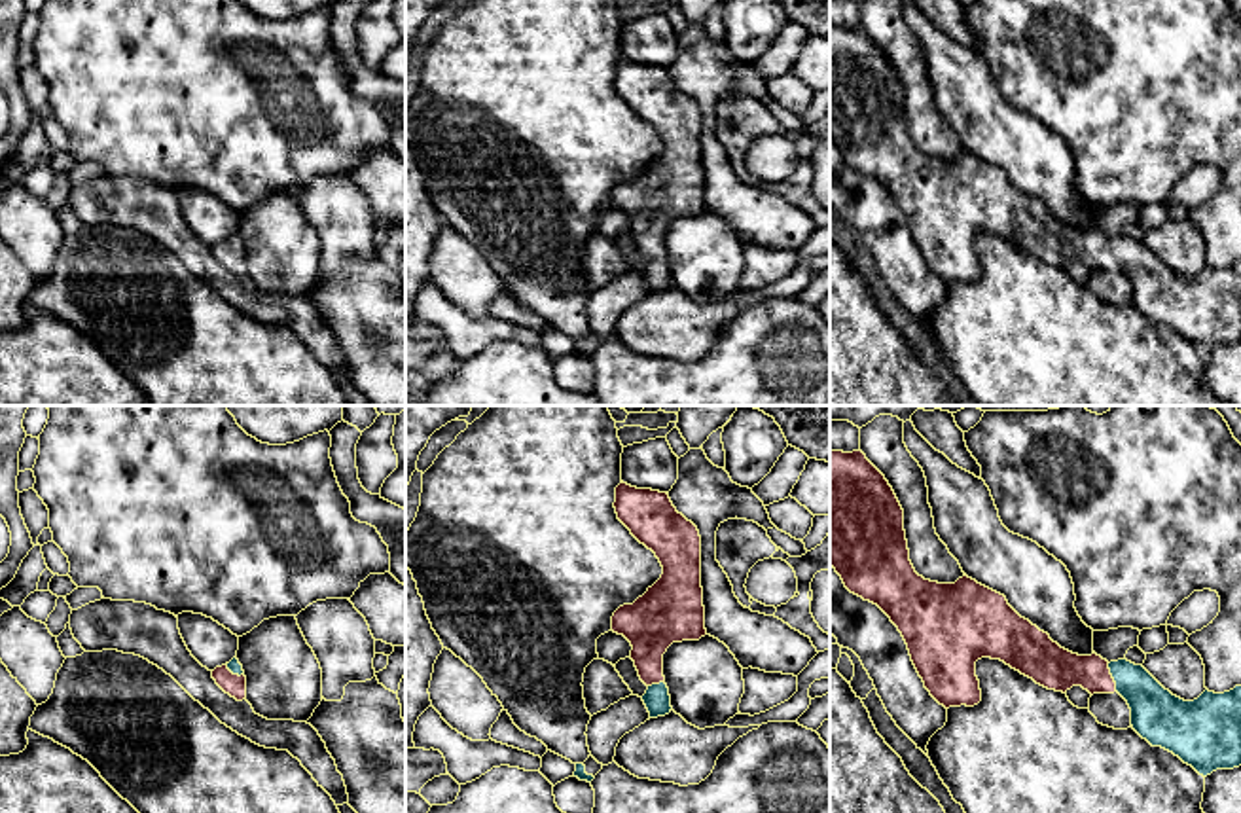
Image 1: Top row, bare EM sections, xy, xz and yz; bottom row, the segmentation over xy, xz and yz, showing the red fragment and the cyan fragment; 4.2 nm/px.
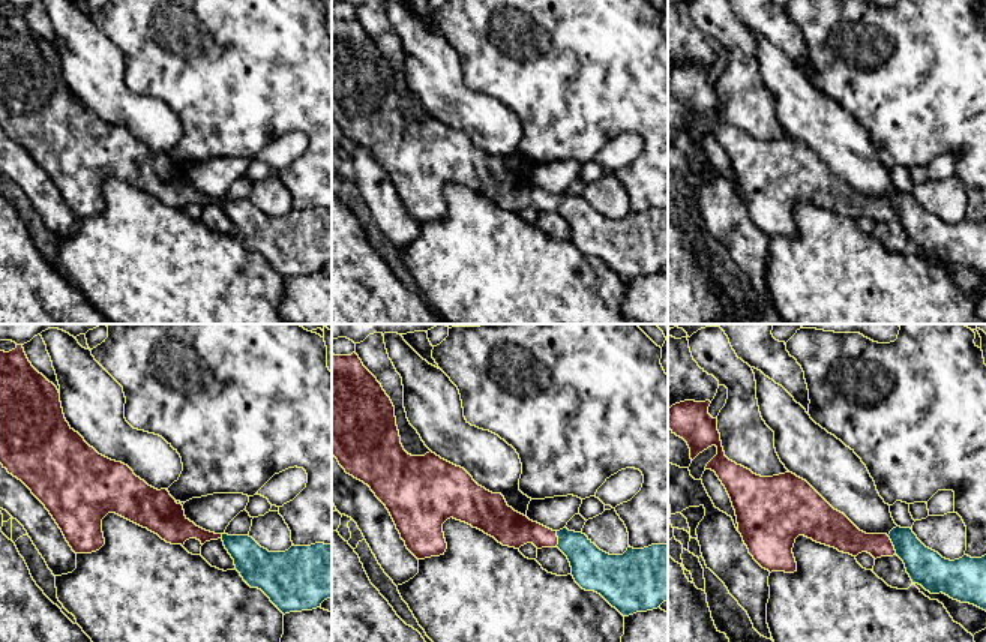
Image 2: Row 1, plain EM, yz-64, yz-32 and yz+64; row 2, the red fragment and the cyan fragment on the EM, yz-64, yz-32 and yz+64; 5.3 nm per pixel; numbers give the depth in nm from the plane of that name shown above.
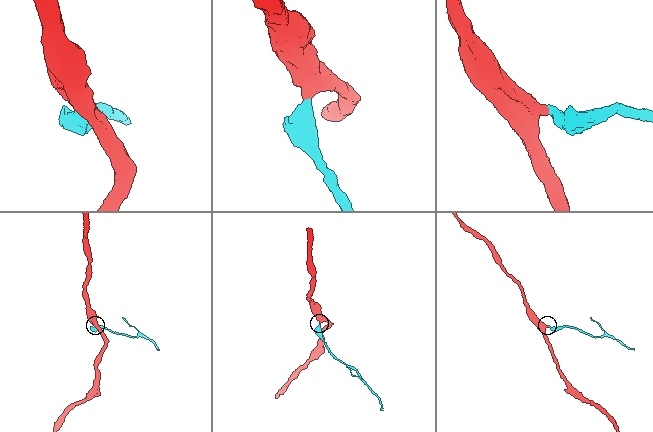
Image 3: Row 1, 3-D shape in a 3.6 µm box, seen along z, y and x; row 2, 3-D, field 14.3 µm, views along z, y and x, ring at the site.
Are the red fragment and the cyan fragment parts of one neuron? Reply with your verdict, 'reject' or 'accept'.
accept

